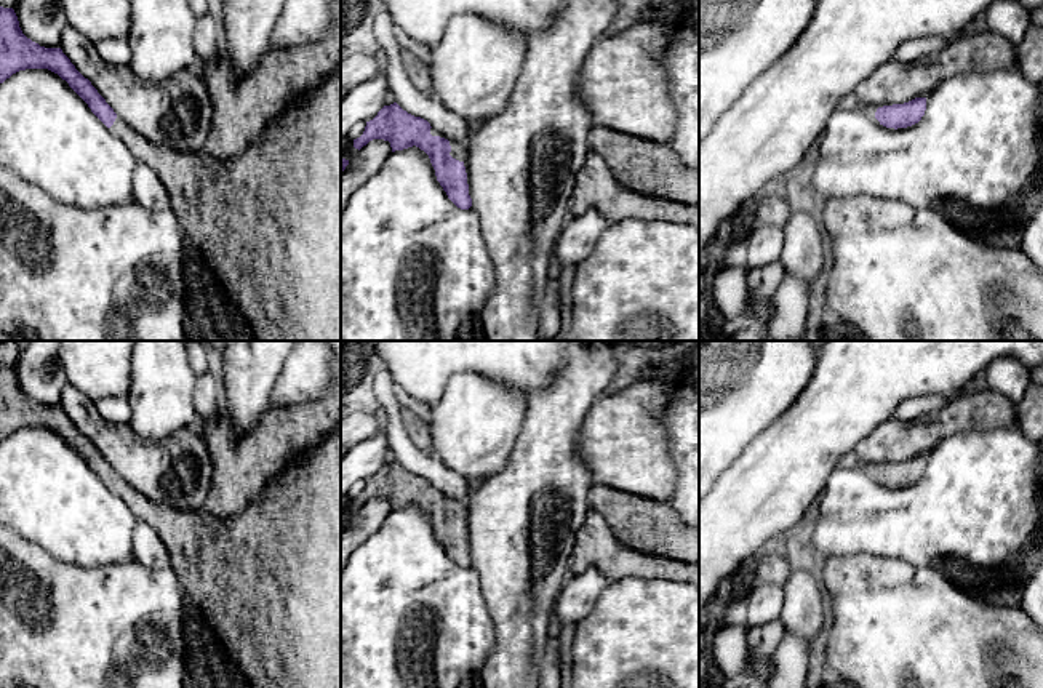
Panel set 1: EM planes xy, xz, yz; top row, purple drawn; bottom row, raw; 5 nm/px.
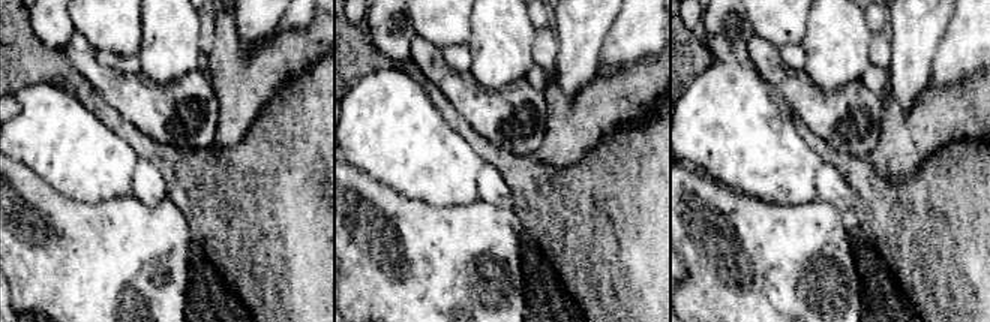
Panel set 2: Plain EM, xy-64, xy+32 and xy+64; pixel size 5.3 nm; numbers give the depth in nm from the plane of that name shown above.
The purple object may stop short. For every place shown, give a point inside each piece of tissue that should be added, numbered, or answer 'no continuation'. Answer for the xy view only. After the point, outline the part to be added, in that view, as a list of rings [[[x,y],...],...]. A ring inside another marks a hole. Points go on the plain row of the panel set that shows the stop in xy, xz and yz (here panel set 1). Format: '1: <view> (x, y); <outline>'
1: xy (267, 581); [[[341,429],[330,432],[299,464],[272,478],[242,514],[227,520],[154,502],[120,475],[110,490],[139,522],[158,533],[187,600],[200,608],[251,688],[341,688]]]

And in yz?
no continuation

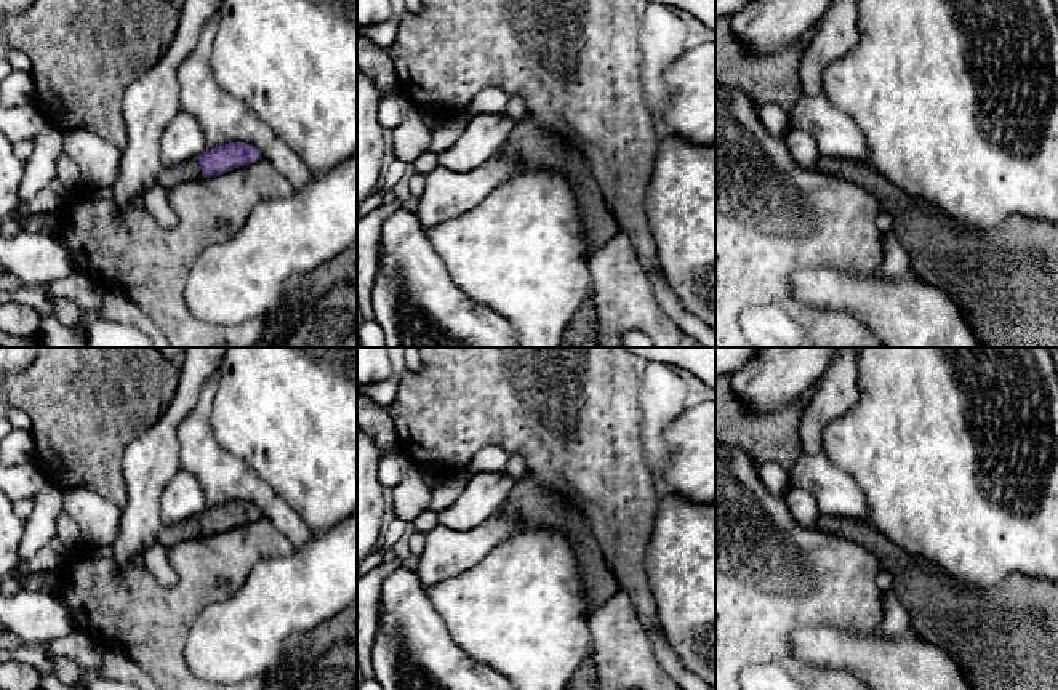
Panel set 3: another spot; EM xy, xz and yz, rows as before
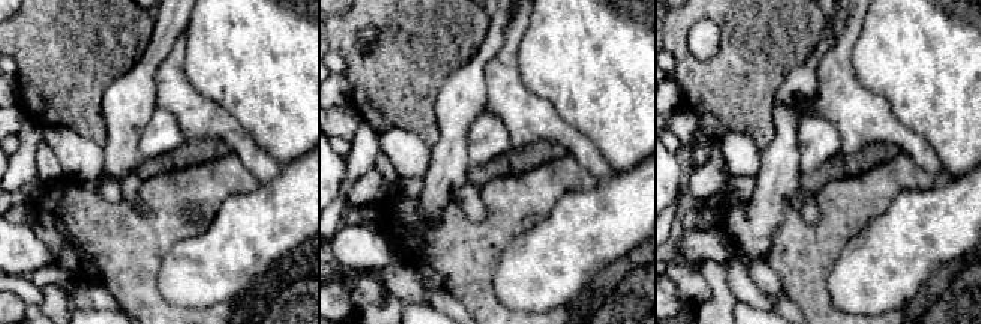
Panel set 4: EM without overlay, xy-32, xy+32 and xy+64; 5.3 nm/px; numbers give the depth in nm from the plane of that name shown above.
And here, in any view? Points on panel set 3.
1: xy (170, 535); [[[189,517],[179,524],[173,525],[165,525],[157,535],[157,541],[170,549],[178,543],[192,540],[192,538],[200,538],[202,536],[202,527],[198,524],[198,517]]]

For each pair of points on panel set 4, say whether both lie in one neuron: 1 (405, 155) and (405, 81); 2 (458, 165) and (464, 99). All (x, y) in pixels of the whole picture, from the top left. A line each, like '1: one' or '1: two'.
1: two
2: one

